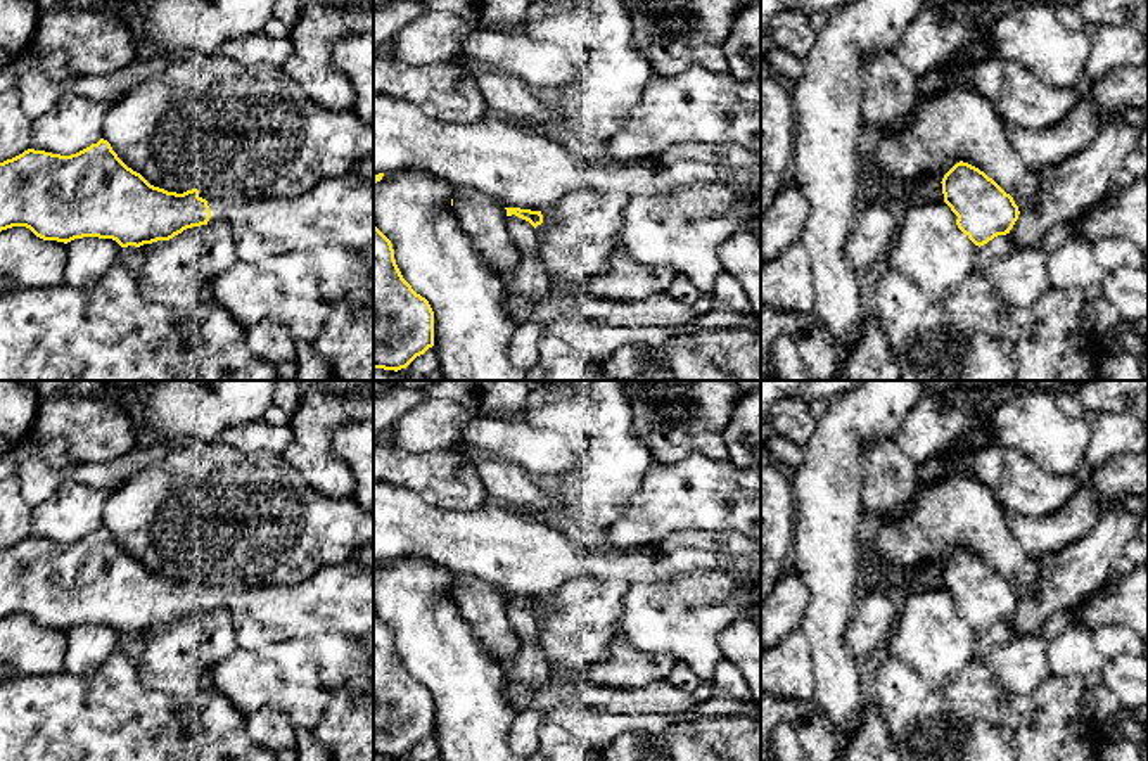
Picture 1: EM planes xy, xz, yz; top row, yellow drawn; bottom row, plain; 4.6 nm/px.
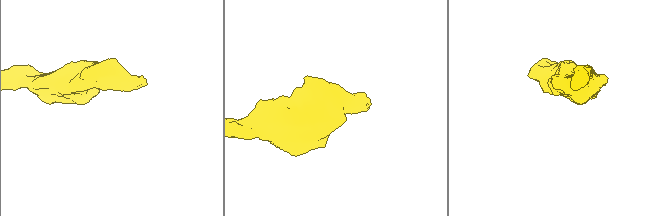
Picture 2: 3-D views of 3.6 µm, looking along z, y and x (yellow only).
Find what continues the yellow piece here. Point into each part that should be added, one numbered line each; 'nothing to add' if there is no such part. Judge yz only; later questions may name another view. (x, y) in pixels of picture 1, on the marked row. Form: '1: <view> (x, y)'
nothing to add

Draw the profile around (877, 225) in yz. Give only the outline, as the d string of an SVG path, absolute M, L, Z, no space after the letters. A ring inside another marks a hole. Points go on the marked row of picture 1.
M883 194L868 195L845 242L845 256L858 273L868 272L894 244L901 214L890 209Z

